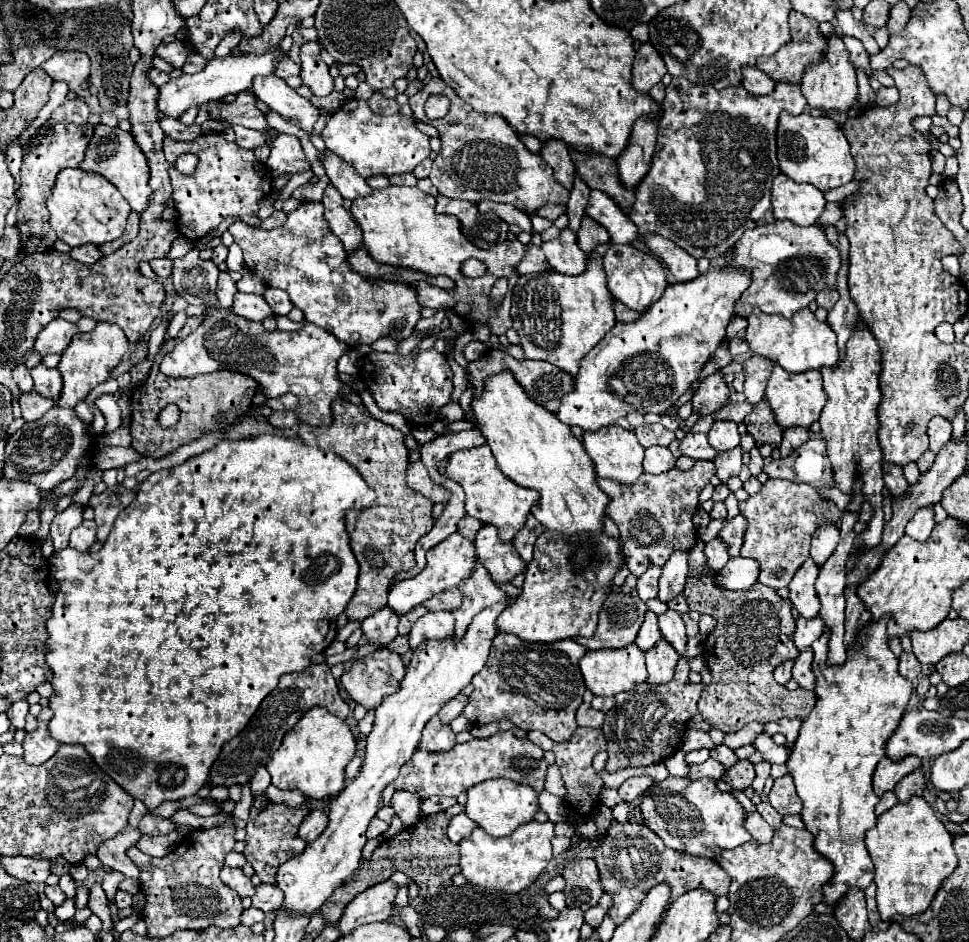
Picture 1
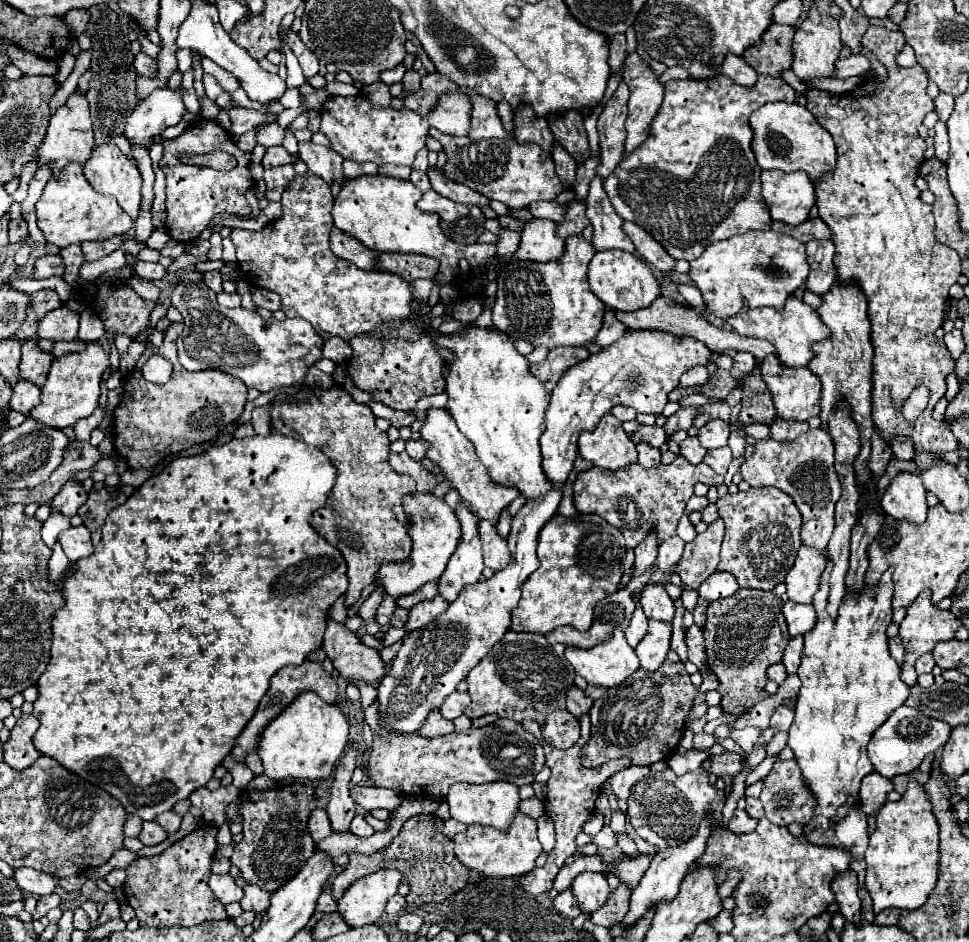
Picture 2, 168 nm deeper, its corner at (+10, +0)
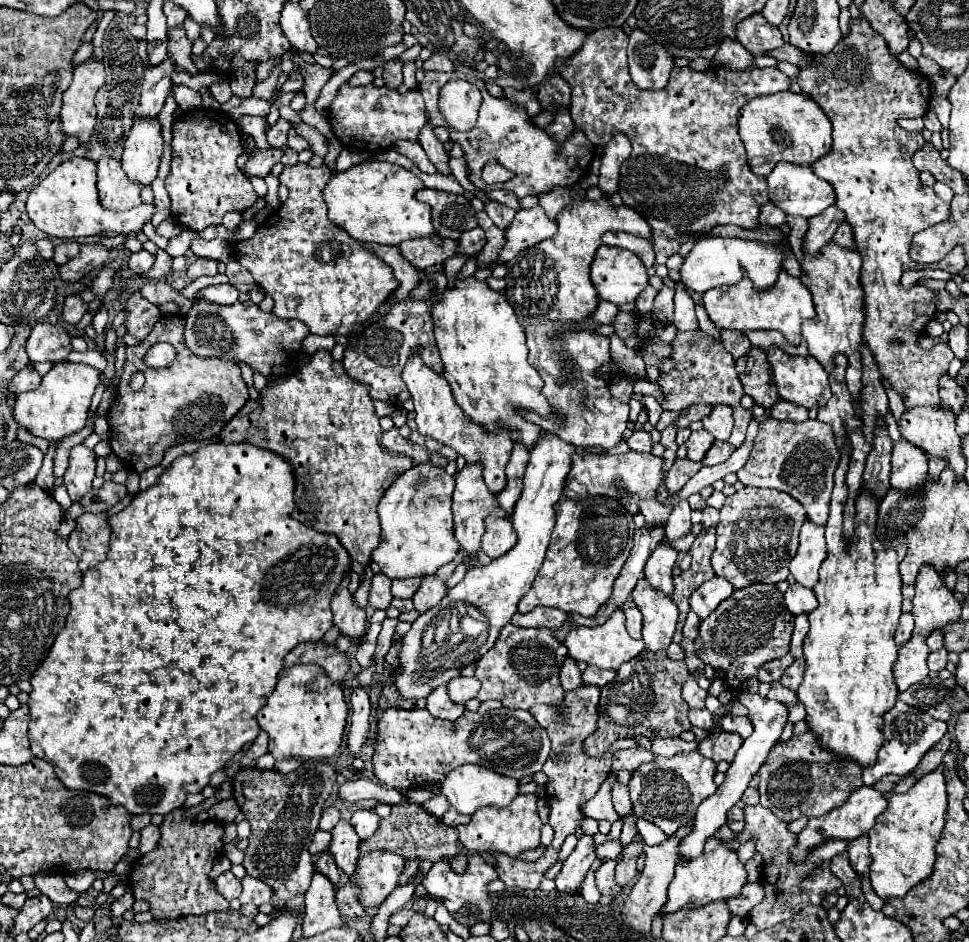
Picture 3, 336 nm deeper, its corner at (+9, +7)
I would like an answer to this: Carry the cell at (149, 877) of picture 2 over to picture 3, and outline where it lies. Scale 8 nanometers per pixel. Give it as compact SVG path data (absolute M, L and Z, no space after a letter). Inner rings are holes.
M184 809L172 811L164 823L162 823L162 839L158 847L146 855L142 855L130 869L128 873L128 887L132 889L136 899L144 899L150 905L150 913L154 919L176 919L182 915L204 915L210 911L226 911L228 901L216 891L214 881L210 879L210 869L214 861L222 853L222 835L224 835L224 825L218 821L204 821L204 823L194 823L192 819L184 817Z

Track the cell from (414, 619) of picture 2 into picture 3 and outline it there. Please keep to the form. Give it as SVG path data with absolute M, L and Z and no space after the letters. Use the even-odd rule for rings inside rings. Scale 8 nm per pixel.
M430 575L430 577L424 577L420 589L414 593L412 601L414 601L414 609L424 613L428 609L432 609L434 605L438 605L444 595L448 593L448 587L444 581L440 581L436 575Z

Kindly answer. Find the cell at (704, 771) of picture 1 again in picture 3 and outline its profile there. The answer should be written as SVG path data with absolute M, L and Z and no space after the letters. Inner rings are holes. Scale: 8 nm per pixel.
M676 737L676 739L654 739L652 741L652 753L662 755L662 757L674 757L678 753L696 751L696 749L698 749L698 741L686 743L680 737Z

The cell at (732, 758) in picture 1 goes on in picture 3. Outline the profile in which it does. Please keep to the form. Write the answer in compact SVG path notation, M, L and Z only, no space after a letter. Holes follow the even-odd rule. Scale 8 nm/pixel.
M692 709L690 711L690 723L692 723L692 727L714 731L714 721L712 721L712 715L708 709Z

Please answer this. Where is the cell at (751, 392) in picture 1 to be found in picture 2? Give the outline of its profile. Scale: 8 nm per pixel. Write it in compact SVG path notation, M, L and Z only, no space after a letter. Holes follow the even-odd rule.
M735 352L733 354L733 368L731 368L731 374L733 378L739 382L747 372L751 372L755 368L755 358L749 354L749 352Z

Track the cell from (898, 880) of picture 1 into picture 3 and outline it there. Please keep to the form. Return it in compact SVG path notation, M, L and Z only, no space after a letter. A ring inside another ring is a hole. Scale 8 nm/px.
M942 767L924 775L906 793L886 793L888 809L878 815L876 825L870 829L870 881L880 899L904 897L914 885L928 879L934 871L934 847L944 829L946 811L946 781Z

